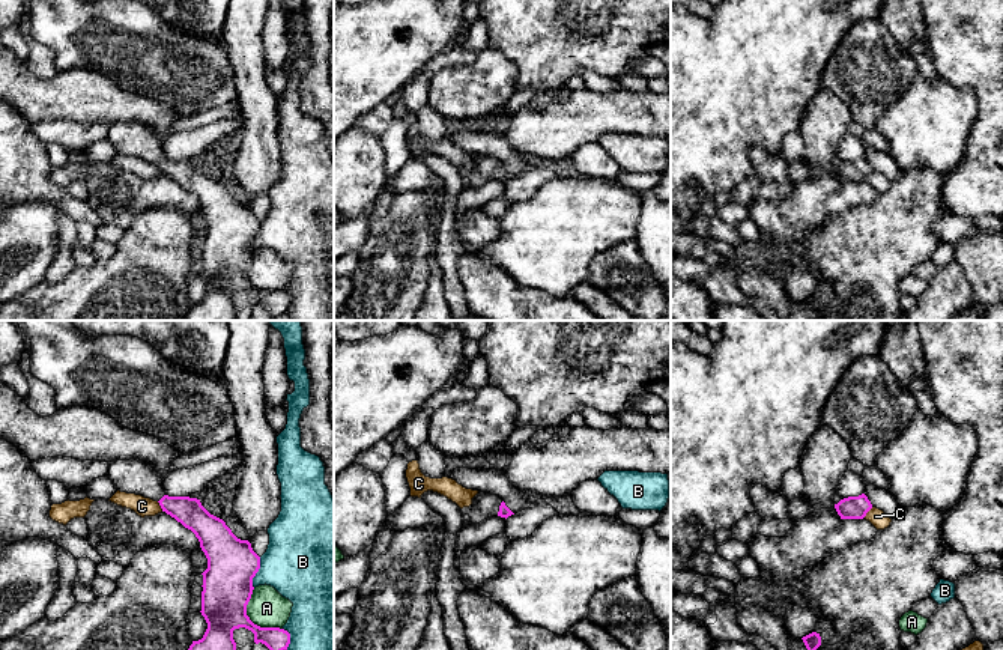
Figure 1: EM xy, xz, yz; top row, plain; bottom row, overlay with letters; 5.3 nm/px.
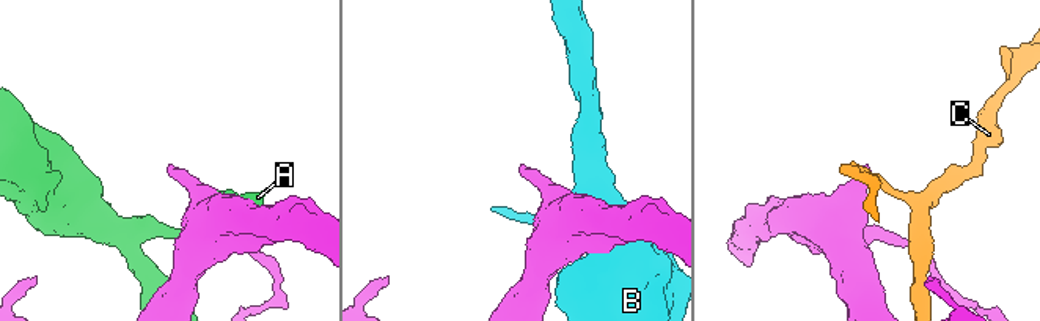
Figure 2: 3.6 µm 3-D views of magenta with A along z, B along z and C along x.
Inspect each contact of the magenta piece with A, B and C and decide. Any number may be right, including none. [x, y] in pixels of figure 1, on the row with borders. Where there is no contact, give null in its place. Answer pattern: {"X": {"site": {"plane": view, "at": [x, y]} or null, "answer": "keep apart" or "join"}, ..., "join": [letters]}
{"A": {"site": {"plane": "xy", "at": [250, 620]}, "answer": "keep apart"}, "B": {"site": {"plane": "xy", "at": [257, 571]}, "answer": "keep apart"}, "C": {"site": {"plane": "xy", "at": [160, 504]}, "answer": "keep apart"}, "join": []}

